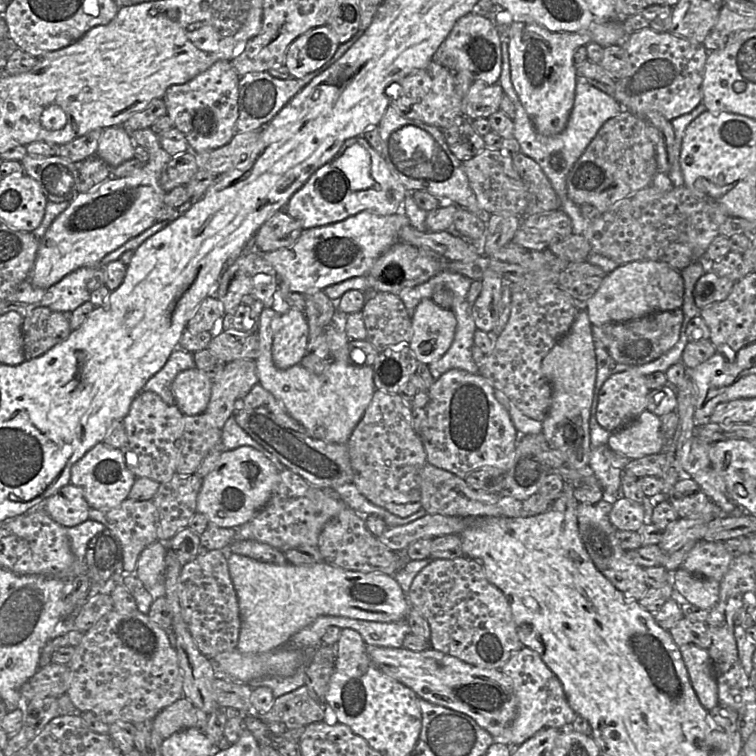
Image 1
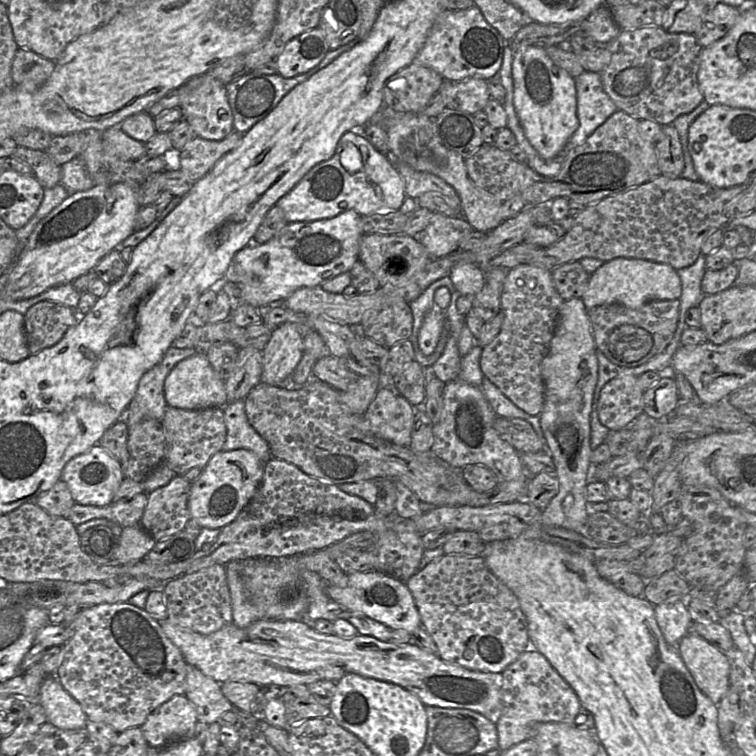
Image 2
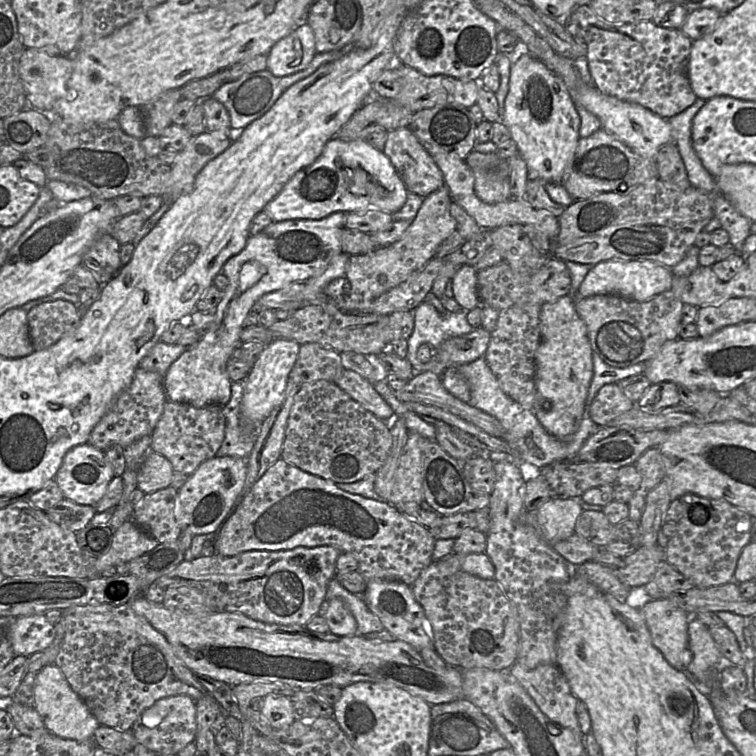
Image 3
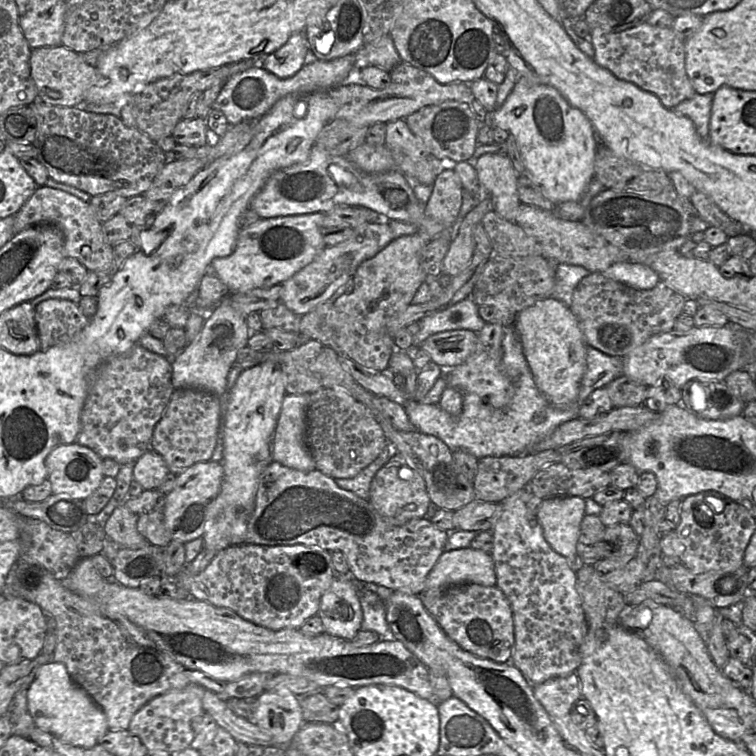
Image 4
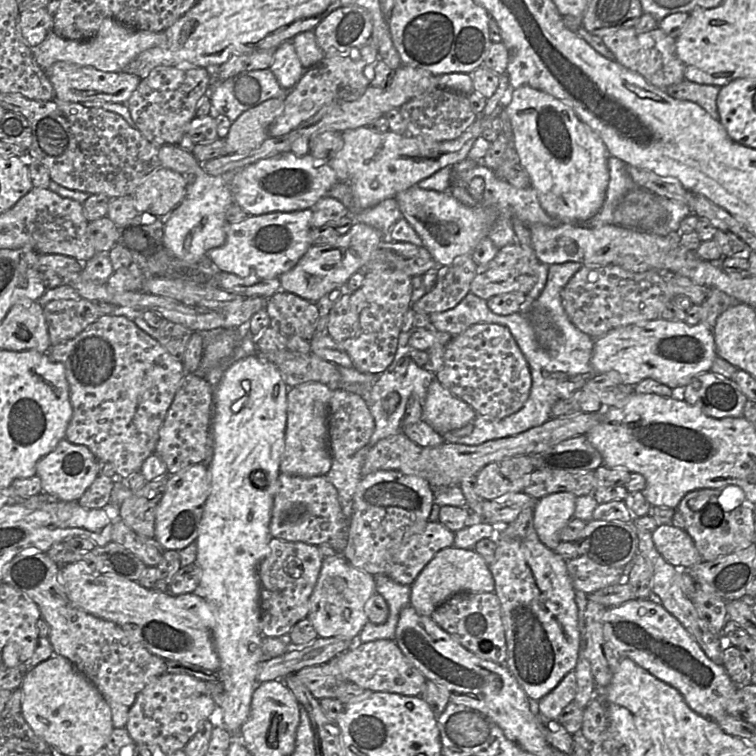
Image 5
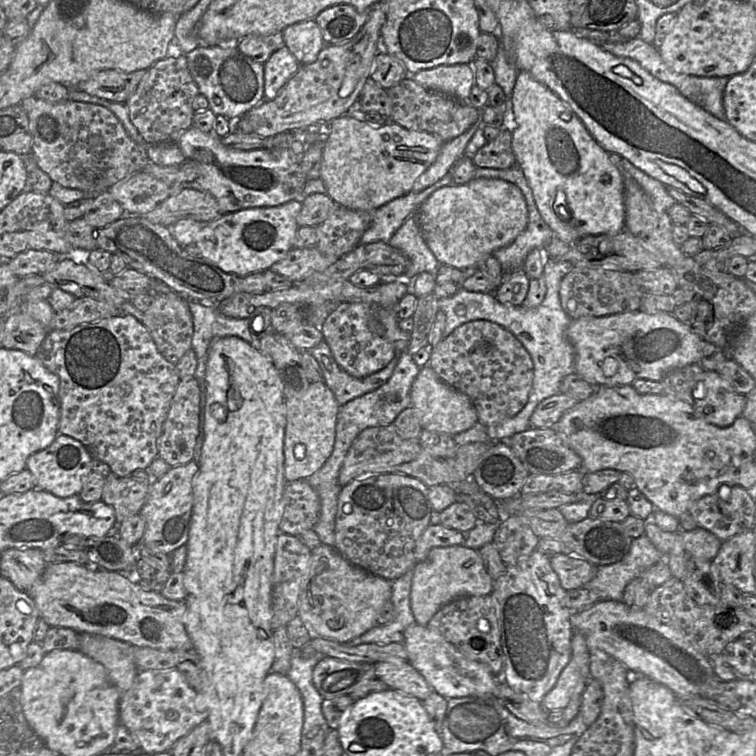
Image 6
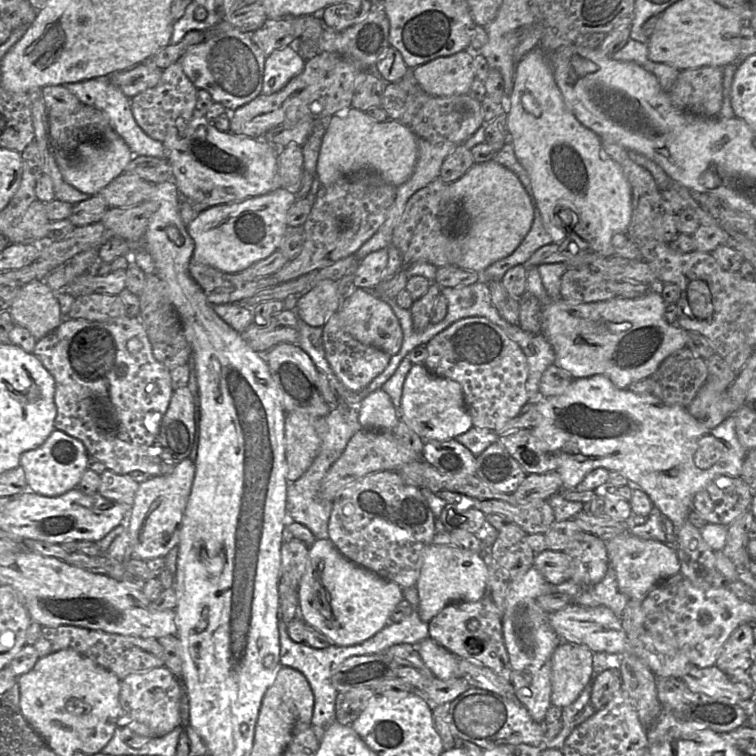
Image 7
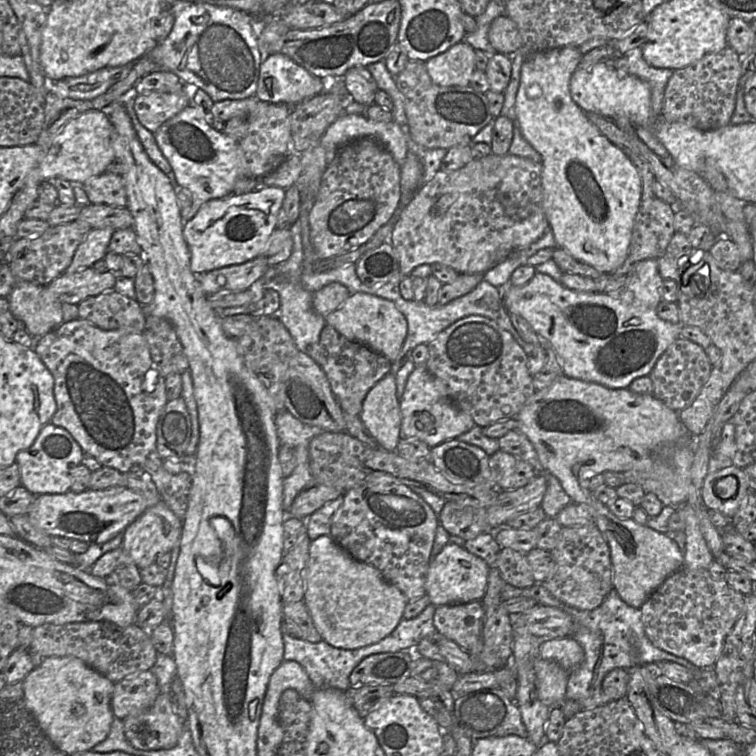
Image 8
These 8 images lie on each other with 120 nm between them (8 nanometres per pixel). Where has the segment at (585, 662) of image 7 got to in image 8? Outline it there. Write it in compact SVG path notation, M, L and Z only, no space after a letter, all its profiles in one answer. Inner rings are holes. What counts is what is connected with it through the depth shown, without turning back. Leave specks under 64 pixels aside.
M572 637L542 640L539 644L539 656L556 661L568 672L576 669L584 660L583 647Z

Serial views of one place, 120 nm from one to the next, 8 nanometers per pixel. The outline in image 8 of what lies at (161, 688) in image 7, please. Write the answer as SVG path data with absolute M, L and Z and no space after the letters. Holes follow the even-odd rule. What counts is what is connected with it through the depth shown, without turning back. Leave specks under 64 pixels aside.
M151 670L123 678L114 684L111 708L115 717L123 720L132 713L150 708L160 688Z

